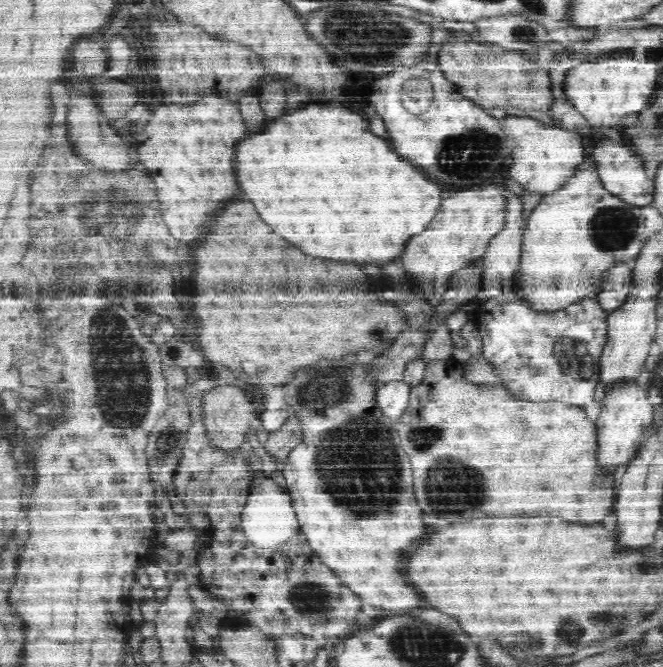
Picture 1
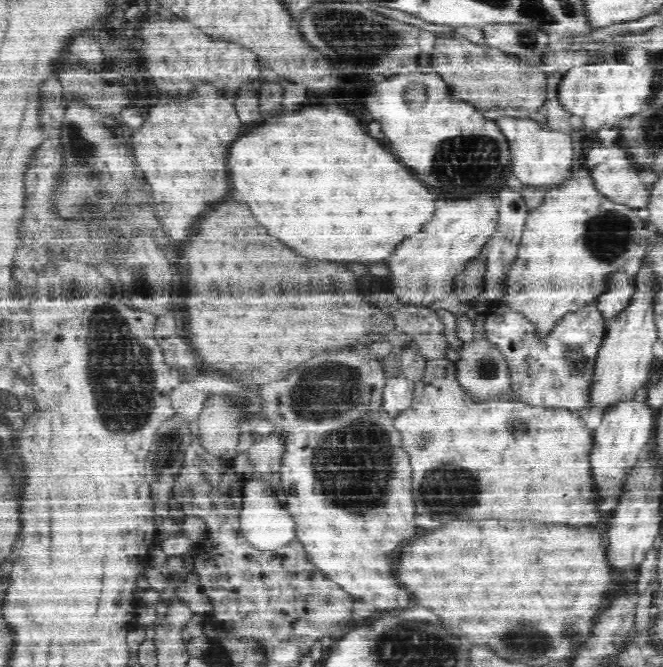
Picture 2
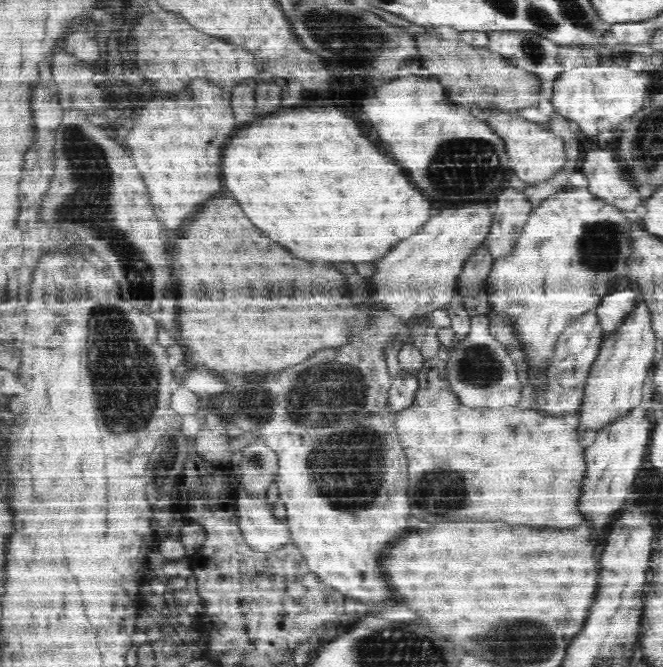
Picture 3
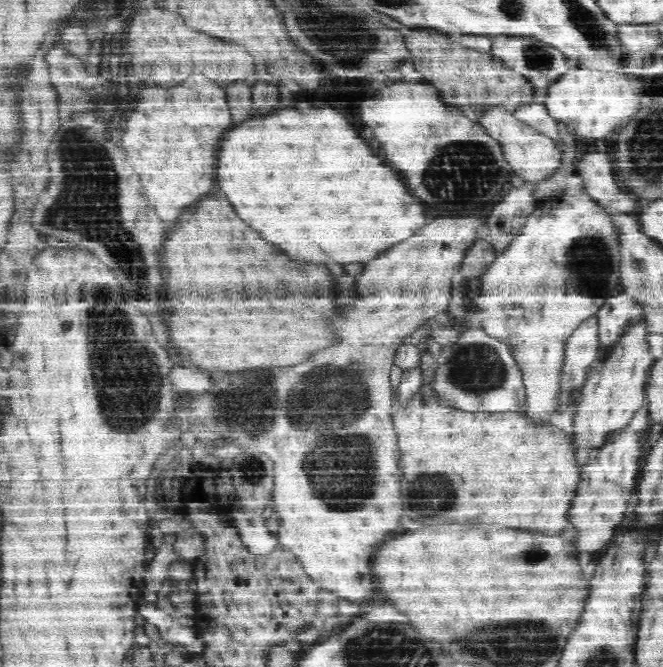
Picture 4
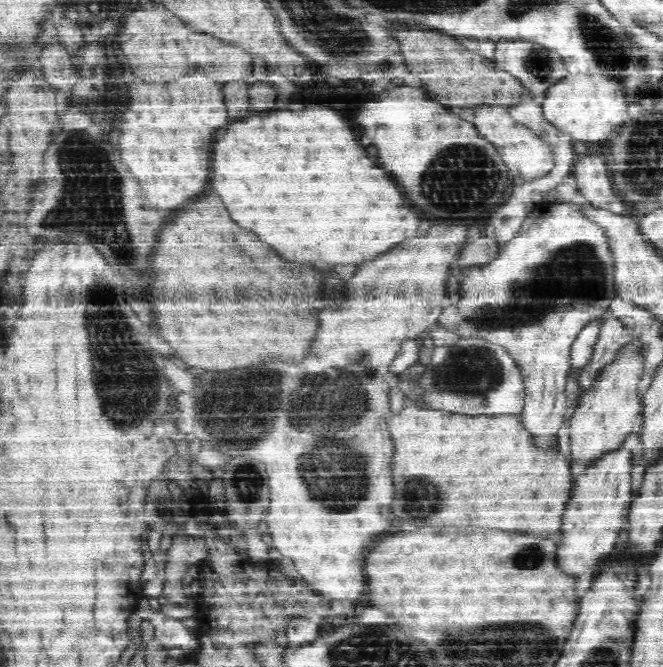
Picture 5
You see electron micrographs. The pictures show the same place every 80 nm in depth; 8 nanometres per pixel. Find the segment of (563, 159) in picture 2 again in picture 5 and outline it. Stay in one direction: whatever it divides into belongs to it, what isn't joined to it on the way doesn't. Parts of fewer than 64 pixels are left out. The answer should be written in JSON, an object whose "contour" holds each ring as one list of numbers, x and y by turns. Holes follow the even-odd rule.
{"contour":[[480,106,478,116,476,116,476,126,480,128,480,134,496,144,500,150,500,156,504,158,508,166,508,177,515,179,523,178,525,181,531,181,535,178,547,175,554,166,556,158,550,148,550,143,538,136,531,128,516,122,509,110,500,108,500,106]]}

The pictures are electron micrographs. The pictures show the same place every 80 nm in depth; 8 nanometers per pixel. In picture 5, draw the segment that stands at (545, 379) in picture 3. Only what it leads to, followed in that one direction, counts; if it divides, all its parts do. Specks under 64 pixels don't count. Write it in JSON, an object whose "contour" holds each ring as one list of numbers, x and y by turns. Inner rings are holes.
{"contour":[[597,319,586,322,580,332,576,334,574,342,570,344,570,369,580,378,581,370,592,362,599,334,599,322]]}

